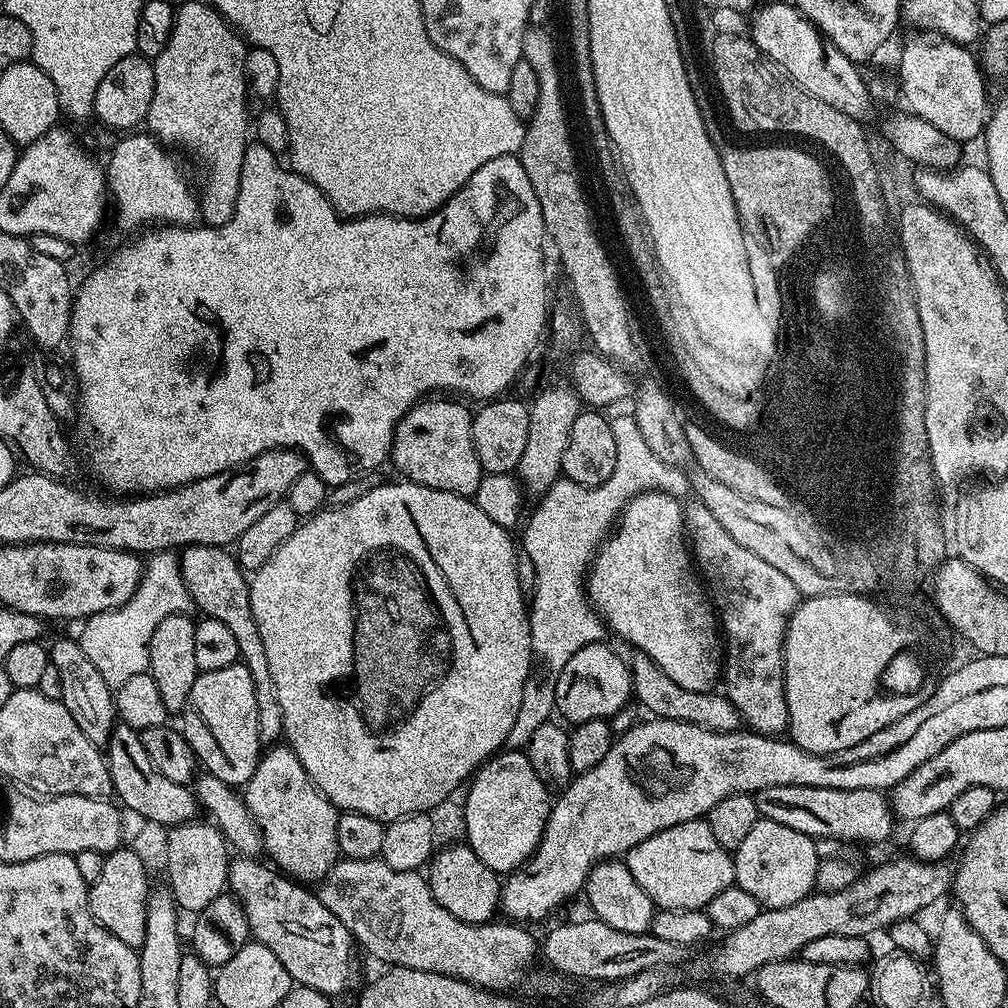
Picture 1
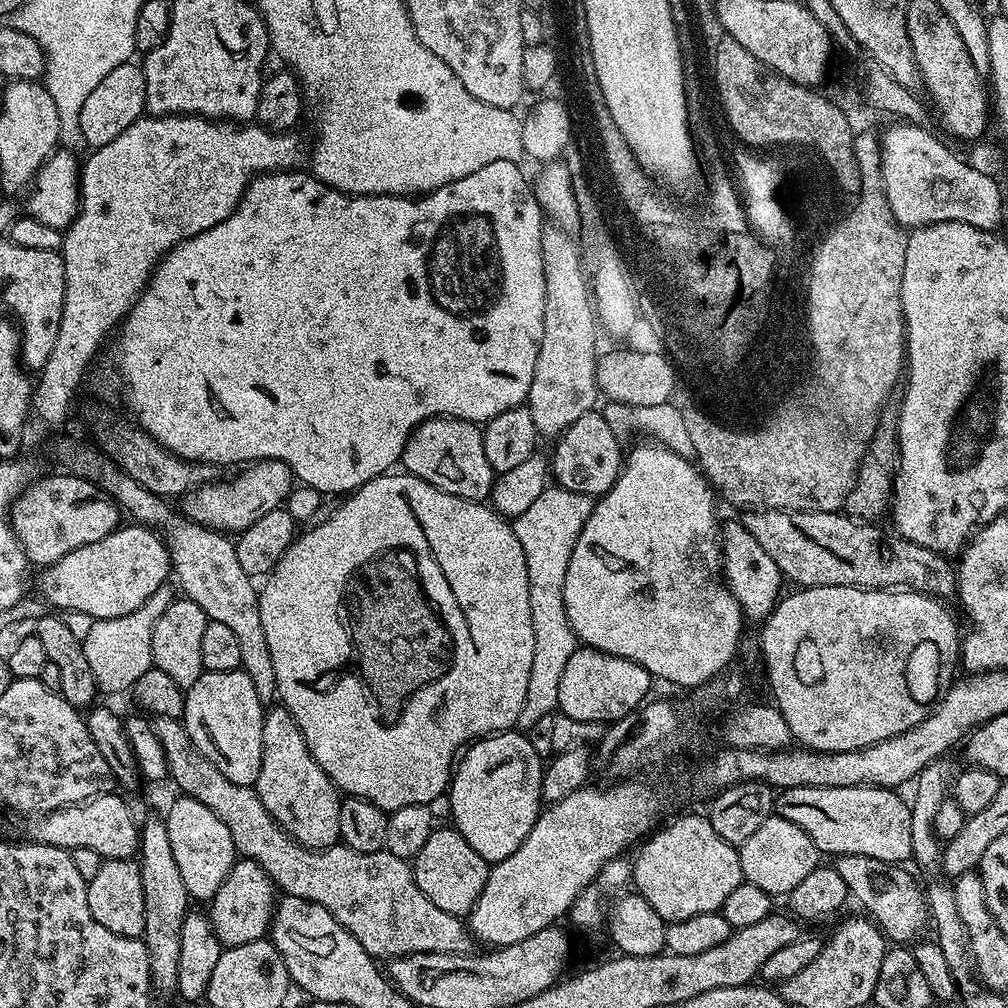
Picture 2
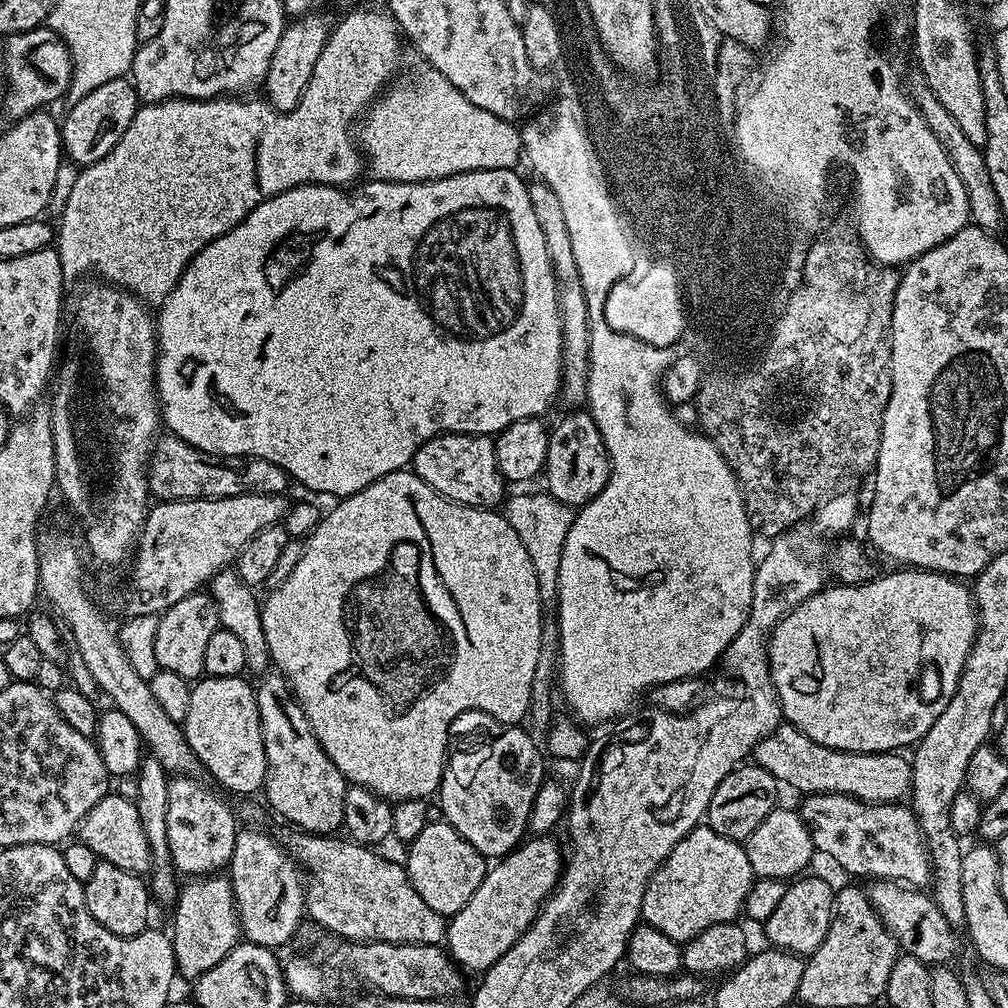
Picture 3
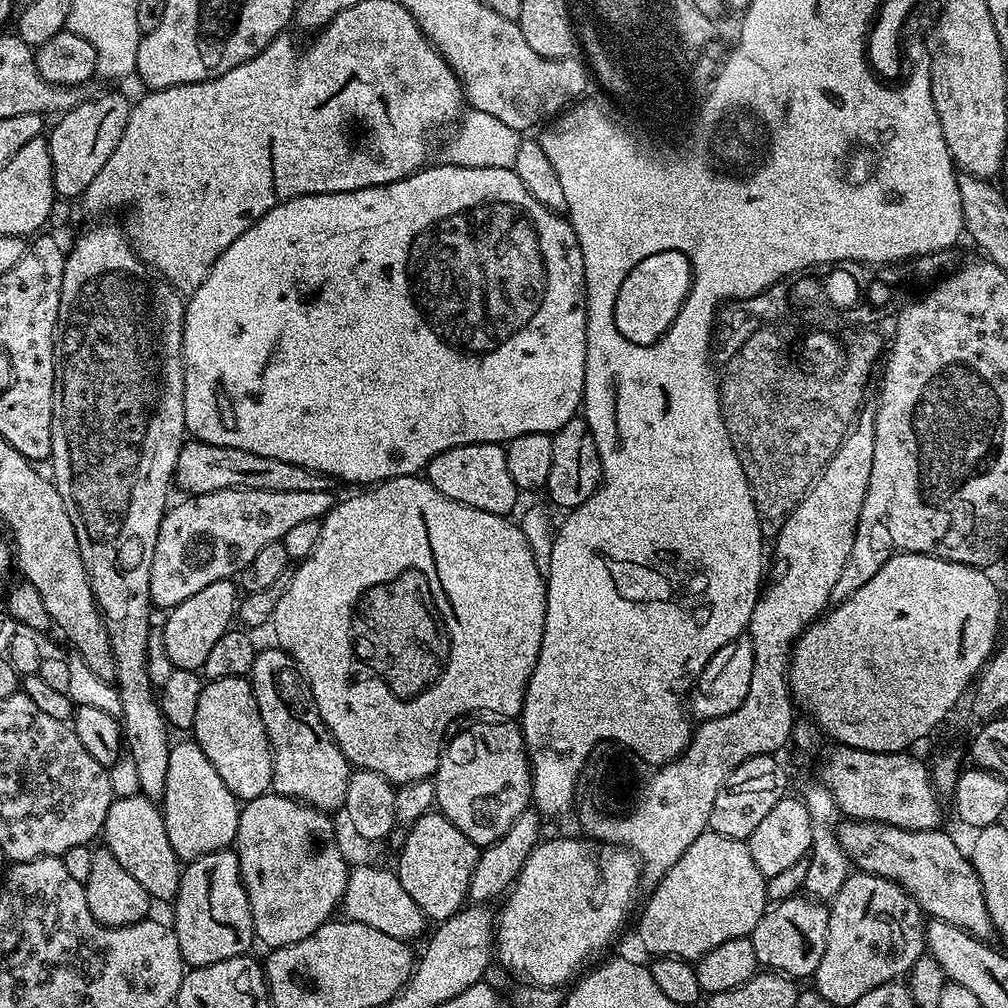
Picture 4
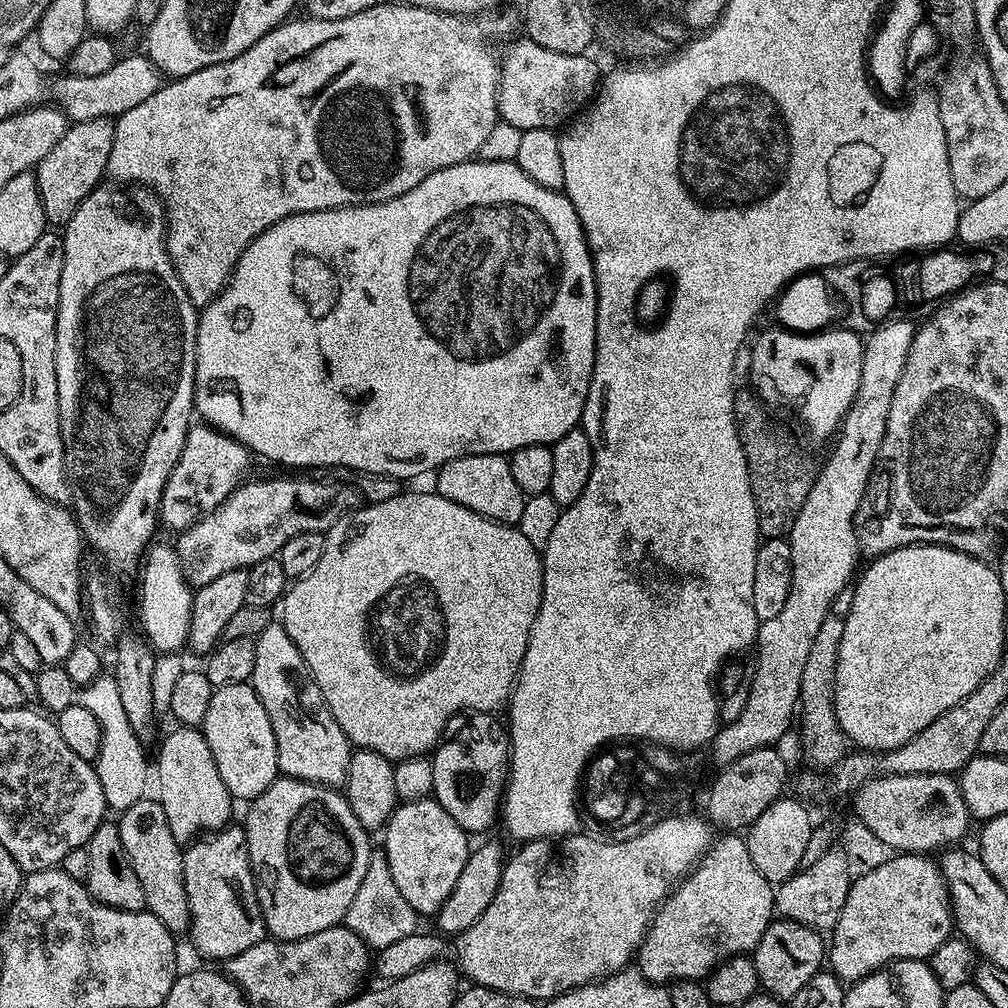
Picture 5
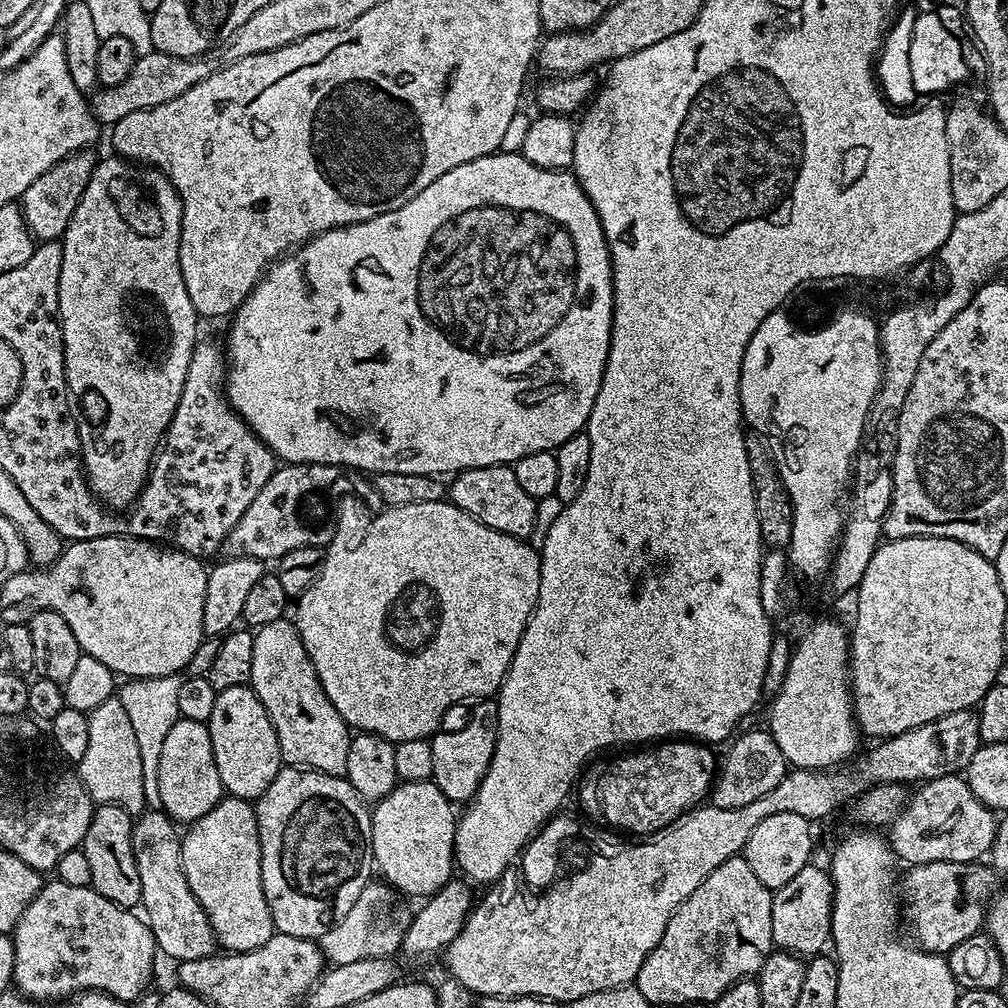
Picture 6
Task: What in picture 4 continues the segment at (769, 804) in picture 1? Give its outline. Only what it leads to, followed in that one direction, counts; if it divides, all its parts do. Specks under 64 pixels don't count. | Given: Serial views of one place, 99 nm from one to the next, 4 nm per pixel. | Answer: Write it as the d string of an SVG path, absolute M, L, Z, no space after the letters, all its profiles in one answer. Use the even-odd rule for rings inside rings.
M847 818L841 819L835 829L842 850L859 871L893 880L920 903L931 919L950 922L982 941L993 935L982 882L978 882L978 874L965 849L963 852L952 841L950 833L940 828L915 832L873 820Z

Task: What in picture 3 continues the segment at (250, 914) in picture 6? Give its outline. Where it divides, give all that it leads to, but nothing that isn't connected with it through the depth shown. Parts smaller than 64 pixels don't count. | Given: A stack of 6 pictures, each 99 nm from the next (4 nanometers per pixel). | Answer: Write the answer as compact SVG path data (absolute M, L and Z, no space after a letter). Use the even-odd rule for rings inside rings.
M224 874L197 876L179 889L172 916L172 949L176 971L188 982L195 982L206 970L218 966L236 944L241 943L240 919L232 893L232 882Z

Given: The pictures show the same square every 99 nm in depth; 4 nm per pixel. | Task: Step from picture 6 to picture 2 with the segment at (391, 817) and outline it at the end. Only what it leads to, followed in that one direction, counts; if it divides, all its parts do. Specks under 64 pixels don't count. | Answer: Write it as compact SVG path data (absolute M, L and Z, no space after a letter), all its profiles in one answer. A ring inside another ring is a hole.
M433 827L430 838L426 838L426 846L418 850L412 864L412 873L418 890L422 890L422 894L434 902L434 906L446 910L446 914L464 918L471 913L486 886L490 864L480 857L474 846L470 846L470 842L466 842L466 838L462 838L455 827L447 827Z

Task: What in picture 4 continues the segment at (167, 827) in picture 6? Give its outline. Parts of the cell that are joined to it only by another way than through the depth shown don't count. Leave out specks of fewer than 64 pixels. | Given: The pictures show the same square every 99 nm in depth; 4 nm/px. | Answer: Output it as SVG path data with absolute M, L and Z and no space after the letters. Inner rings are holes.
M139 794L115 797L106 814L102 844L110 850L110 854L114 854L114 858L118 858L119 864L126 869L126 874L131 874L153 901L175 901L180 885L182 861L174 854L170 838L166 838L164 813L155 801Z

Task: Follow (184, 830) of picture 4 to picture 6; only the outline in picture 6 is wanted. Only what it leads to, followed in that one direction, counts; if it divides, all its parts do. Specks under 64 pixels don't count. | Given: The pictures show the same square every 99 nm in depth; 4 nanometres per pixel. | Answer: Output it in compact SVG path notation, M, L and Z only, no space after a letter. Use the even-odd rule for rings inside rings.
M181 718L174 722L174 726L170 726L170 734L166 734L164 756L158 758L158 794L159 807L177 822L191 822L202 818L202 814L210 814L216 803L224 799L226 793L222 778L218 778L218 766L214 762L214 750L210 746L210 730L207 724Z

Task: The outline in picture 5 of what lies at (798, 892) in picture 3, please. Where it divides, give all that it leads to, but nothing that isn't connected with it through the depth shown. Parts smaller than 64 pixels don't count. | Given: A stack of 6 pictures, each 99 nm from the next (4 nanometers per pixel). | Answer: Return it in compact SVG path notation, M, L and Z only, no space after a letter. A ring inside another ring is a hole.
M783 918L773 919L754 953L754 970L758 970L761 989L781 1002L787 1002L794 994L798 994L798 990L802 990L802 986L806 986L806 982L810 982L810 978L814 978L814 974L825 967L826 940L820 936L823 935L810 926L802 926L798 922Z

